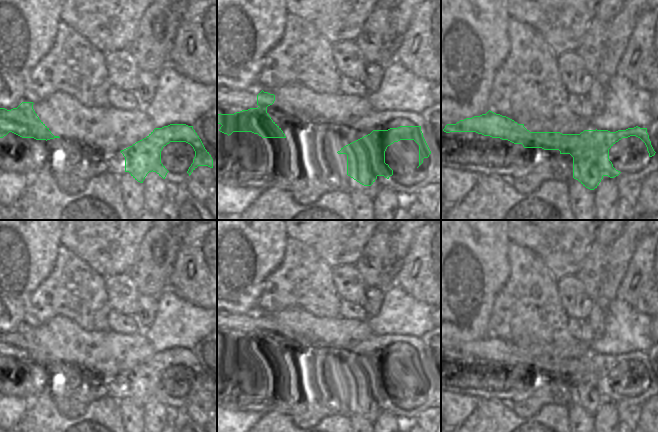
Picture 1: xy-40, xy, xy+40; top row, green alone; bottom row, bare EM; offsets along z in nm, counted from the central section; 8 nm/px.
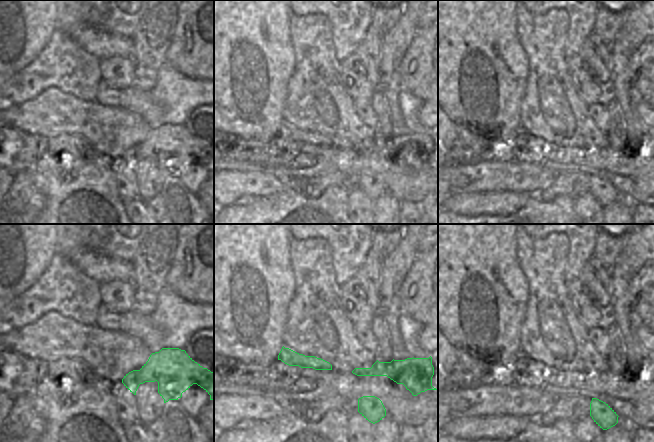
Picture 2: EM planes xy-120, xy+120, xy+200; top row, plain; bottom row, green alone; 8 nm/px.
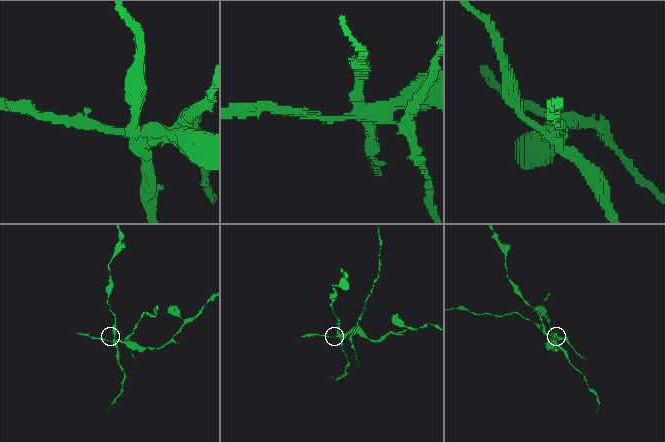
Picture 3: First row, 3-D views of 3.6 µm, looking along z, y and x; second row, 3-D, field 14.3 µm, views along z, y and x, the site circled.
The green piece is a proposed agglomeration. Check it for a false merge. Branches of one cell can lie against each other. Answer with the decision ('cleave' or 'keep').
cleave

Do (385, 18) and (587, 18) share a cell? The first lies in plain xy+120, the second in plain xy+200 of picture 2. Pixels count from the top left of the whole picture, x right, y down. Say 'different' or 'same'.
different

